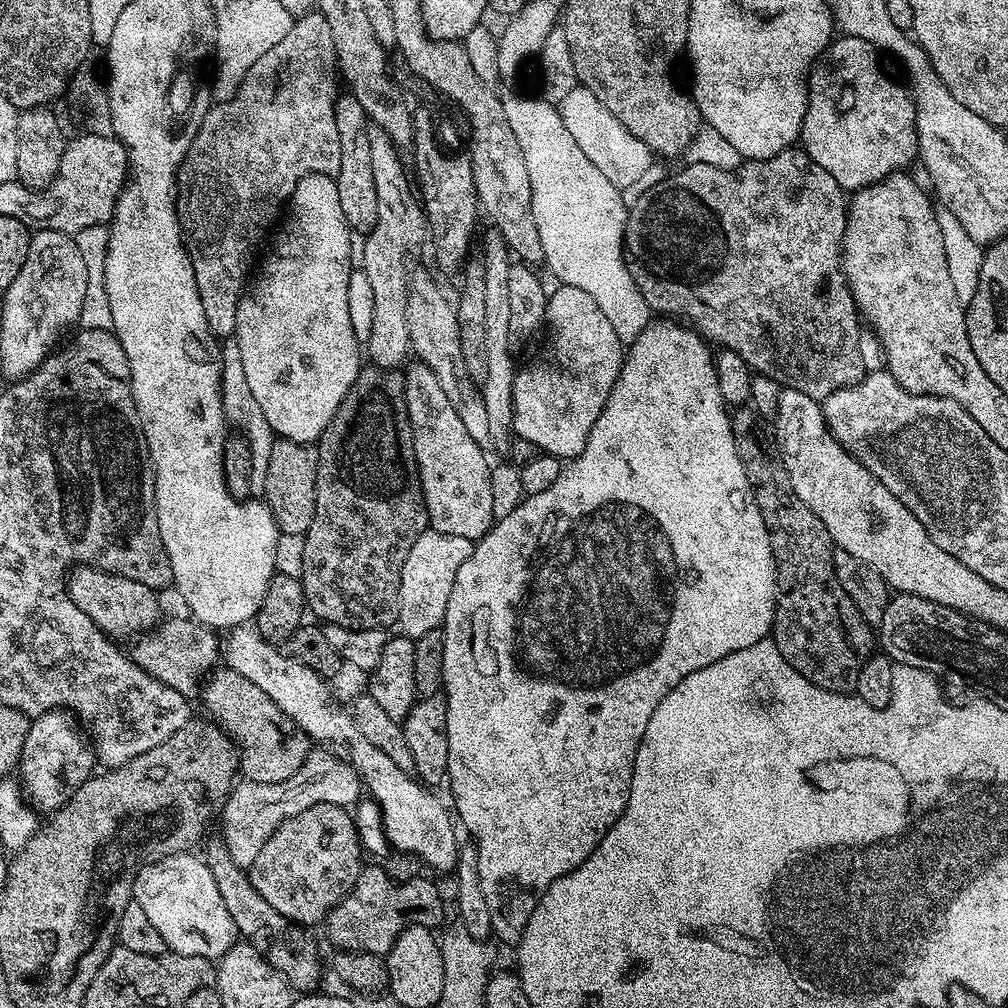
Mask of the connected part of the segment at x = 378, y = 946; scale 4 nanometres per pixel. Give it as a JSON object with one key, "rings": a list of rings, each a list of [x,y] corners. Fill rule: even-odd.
{"rings":[[[361,867],[360,877],[355,888],[344,896],[332,907],[326,917],[328,936],[333,940],[337,949],[346,951],[369,952],[380,957],[387,957],[388,951],[402,934],[402,930],[409,924],[420,924],[423,928],[439,929],[439,924],[444,920],[444,900],[440,892],[428,880],[415,878],[404,883],[397,883],[383,867]]]}

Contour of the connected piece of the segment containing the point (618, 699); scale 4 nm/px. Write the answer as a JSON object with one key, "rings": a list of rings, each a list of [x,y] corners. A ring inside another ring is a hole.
{"rings":[[[560,284],[560,285],[559,285],[559,286],[556,286],[556,289],[554,289],[554,290],[553,290],[553,289],[551,289],[551,292],[550,292],[550,295],[549,295],[549,297],[548,297],[548,305],[547,305],[547,306],[546,306],[546,314],[545,314],[545,315],[544,315],[544,319],[545,319],[545,321],[546,321],[546,332],[547,332],[547,328],[548,328],[548,345],[546,345],[546,346],[545,346],[545,348],[544,348],[544,353],[542,353],[542,354],[541,354],[541,356],[540,356],[540,357],[538,357],[538,358],[537,358],[537,360],[536,360],[536,361],[534,361],[534,362],[533,362],[533,364],[528,364],[528,365],[526,365],[526,366],[525,366],[525,368],[524,368],[524,365],[523,365],[523,367],[521,367],[521,368],[520,368],[520,369],[519,369],[519,371],[517,371],[517,374],[516,374],[516,377],[515,377],[515,378],[514,378],[514,394],[513,394],[513,395],[512,395],[512,401],[513,401],[513,402],[514,402],[514,422],[513,422],[513,423],[512,423],[512,430],[513,430],[513,433],[515,433],[515,435],[516,435],[516,436],[517,436],[517,437],[519,437],[519,436],[521,436],[521,438],[522,438],[522,439],[524,439],[524,440],[525,440],[525,442],[526,442],[526,443],[528,443],[528,444],[533,444],[533,446],[534,446],[534,447],[536,447],[536,450],[539,450],[539,451],[540,451],[540,452],[541,452],[541,453],[544,453],[544,454],[547,454],[547,455],[549,455],[549,456],[558,456],[558,457],[560,457],[560,459],[561,459],[561,461],[564,461],[564,462],[567,462],[567,463],[565,463],[565,464],[564,464],[564,465],[563,465],[563,467],[561,467],[561,470],[560,470],[560,473],[559,473],[559,474],[558,474],[558,478],[554,478],[554,482],[553,482],[553,483],[552,483],[552,484],[551,484],[551,486],[550,486],[550,487],[549,487],[549,488],[548,488],[548,489],[547,489],[547,490],[542,490],[542,494],[534,494],[534,495],[533,495],[533,496],[524,496],[524,497],[523,497],[523,499],[522,499],[522,501],[521,501],[521,502],[520,502],[520,504],[519,504],[519,505],[518,505],[518,506],[517,506],[517,508],[516,508],[516,509],[514,509],[514,510],[512,510],[512,511],[511,511],[511,513],[510,513],[510,514],[507,514],[507,515],[506,515],[506,516],[505,516],[505,517],[502,517],[502,518],[500,518],[500,519],[497,519],[497,521],[496,521],[496,523],[495,523],[495,524],[493,524],[493,525],[492,525],[492,529],[490,529],[490,530],[489,530],[489,532],[488,532],[488,533],[486,533],[486,535],[484,535],[484,537],[483,537],[483,538],[481,538],[481,540],[478,540],[478,541],[475,541],[475,544],[474,544],[474,547],[473,547],[473,549],[472,549],[472,553],[471,553],[471,554],[470,554],[470,558],[466,558],[466,562],[462,562],[462,567],[460,567],[460,568],[459,568],[459,569],[458,569],[458,578],[454,578],[454,590],[450,590],[450,602],[446,602],[446,614],[445,614],[445,615],[444,615],[444,623],[443,623],[443,625],[442,625],[442,631],[443,631],[443,640],[442,640],[442,664],[441,664],[441,682],[442,682],[442,692],[443,692],[443,696],[442,696],[442,699],[443,699],[443,701],[444,701],[444,705],[445,705],[445,706],[446,706],[446,742],[447,742],[447,743],[448,743],[448,778],[447,778],[447,781],[446,781],[446,784],[447,784],[447,787],[449,787],[449,786],[450,786],[450,787],[452,787],[452,800],[453,800],[453,801],[452,801],[452,800],[451,800],[451,803],[452,803],[452,804],[453,804],[453,805],[454,805],[454,812],[455,812],[455,815],[456,815],[456,816],[457,816],[457,817],[458,817],[458,820],[459,820],[459,823],[460,823],[460,824],[461,824],[461,825],[462,825],[462,828],[463,828],[463,824],[462,824],[462,823],[464,823],[464,828],[465,828],[465,830],[466,830],[466,831],[468,831],[468,832],[469,832],[469,834],[470,834],[470,835],[472,835],[472,836],[473,836],[473,838],[474,838],[474,839],[476,839],[476,841],[474,841],[474,847],[475,847],[475,849],[476,849],[476,853],[477,853],[477,854],[478,854],[478,878],[479,878],[479,879],[480,879],[480,881],[481,881],[481,882],[482,882],[482,895],[483,895],[483,896],[484,896],[484,897],[485,897],[485,898],[486,898],[486,910],[490,910],[490,922],[491,922],[491,923],[492,923],[492,936],[493,936],[493,937],[495,937],[495,939],[497,939],[497,938],[498,938],[498,939],[500,939],[500,940],[501,940],[501,942],[502,942],[502,943],[504,943],[504,944],[512,944],[512,945],[511,945],[511,946],[516,946],[516,945],[519,945],[519,943],[520,943],[520,939],[522,939],[522,937],[523,937],[523,936],[524,936],[524,931],[525,931],[525,930],[526,930],[526,922],[530,922],[530,914],[534,914],[534,910],[535,910],[535,909],[536,909],[536,904],[537,904],[537,903],[538,903],[538,902],[539,902],[539,900],[540,900],[540,899],[541,899],[541,898],[542,898],[542,894],[543,894],[543,893],[544,893],[544,891],[545,891],[545,890],[546,890],[546,889],[548,889],[548,887],[549,887],[549,886],[550,886],[550,885],[552,885],[552,883],[554,883],[554,881],[555,881],[555,880],[557,880],[557,879],[558,879],[558,878],[562,878],[562,877],[563,877],[563,876],[564,876],[564,875],[566,875],[566,874],[567,874],[567,873],[568,873],[568,872],[569,872],[569,871],[570,871],[570,870],[574,870],[574,869],[575,869],[575,868],[576,868],[576,867],[578,867],[578,865],[580,865],[580,863],[581,863],[581,862],[582,862],[582,861],[583,861],[583,860],[585,860],[585,859],[586,859],[586,858],[587,858],[587,857],[588,857],[588,856],[589,856],[589,855],[590,855],[590,853],[591,853],[591,852],[593,852],[593,851],[594,851],[594,849],[595,849],[595,848],[596,848],[596,847],[597,847],[597,846],[598,846],[598,842],[602,842],[602,838],[603,838],[603,837],[604,837],[604,835],[605,835],[605,834],[607,834],[607,833],[608,833],[608,832],[609,832],[609,830],[611,830],[611,829],[612,829],[612,823],[614,823],[614,821],[615,821],[615,820],[617,820],[617,819],[618,819],[618,817],[619,817],[619,816],[621,816],[621,814],[622,814],[622,813],[623,813],[623,812],[624,812],[624,807],[625,807],[625,806],[626,806],[626,802],[627,802],[627,801],[628,801],[628,791],[629,791],[629,790],[630,790],[630,782],[631,782],[631,781],[632,781],[632,771],[633,771],[633,770],[634,770],[634,758],[635,758],[635,757],[636,757],[636,751],[637,751],[637,750],[638,750],[638,746],[639,746],[639,745],[640,745],[640,739],[641,739],[641,738],[642,738],[642,734],[646,734],[646,722],[650,722],[650,714],[654,714],[654,710],[655,710],[655,709],[656,709],[656,707],[657,707],[657,706],[658,706],[658,702],[662,702],[662,698],[663,698],[663,697],[664,697],[664,696],[665,696],[665,694],[667,694],[667,693],[668,693],[668,692],[669,692],[669,691],[670,691],[670,690],[674,690],[674,686],[678,686],[678,682],[682,682],[682,678],[686,678],[686,674],[690,674],[690,673],[691,673],[691,672],[693,672],[693,671],[694,671],[694,670],[702,670],[702,666],[710,666],[710,662],[718,662],[718,658],[726,658],[726,654],[734,654],[734,653],[735,653],[735,652],[744,652],[744,651],[745,651],[745,650],[746,650],[746,646],[754,646],[754,645],[755,645],[755,644],[759,644],[759,643],[761,643],[761,641],[763,641],[763,640],[764,640],[764,639],[765,639],[765,637],[767,637],[767,636],[768,636],[768,635],[769,635],[769,633],[771,633],[771,631],[772,631],[772,619],[773,619],[773,618],[774,618],[774,614],[775,614],[775,613],[776,613],[776,563],[775,563],[775,562],[774,562],[774,554],[773,554],[773,553],[772,553],[772,543],[771,543],[771,542],[770,542],[770,534],[769,534],[769,533],[768,533],[768,531],[767,531],[767,530],[766,530],[766,526],[765,526],[765,525],[764,525],[764,523],[763,523],[763,522],[762,522],[762,514],[761,514],[761,513],[760,513],[760,511],[759,511],[759,510],[758,510],[758,506],[757,506],[757,505],[756,505],[756,494],[755,494],[755,491],[754,491],[754,489],[753,489],[753,486],[752,486],[752,484],[751,484],[751,483],[750,483],[750,482],[749,482],[749,481],[748,481],[748,475],[747,475],[747,474],[746,474],[746,470],[745,470],[745,469],[744,469],[744,467],[743,467],[743,466],[742,466],[742,458],[741,458],[741,457],[740,457],[740,455],[739,455],[739,454],[738,454],[738,450],[737,450],[737,449],[736,449],[736,439],[735,439],[735,438],[734,438],[734,434],[733,434],[733,433],[732,433],[732,417],[731,417],[731,415],[730,415],[730,408],[729,408],[729,405],[728,405],[728,404],[726,404],[726,403],[725,403],[725,401],[724,401],[724,398],[723,398],[723,396],[722,396],[722,392],[721,392],[721,391],[720,391],[720,390],[719,390],[719,380],[718,380],[718,374],[717,374],[717,373],[716,373],[716,366],[715,366],[715,363],[714,363],[714,352],[713,352],[713,349],[711,349],[711,350],[710,350],[710,349],[708,349],[708,347],[710,347],[710,344],[709,344],[709,341],[708,341],[708,340],[707,340],[707,339],[705,339],[705,337],[704,337],[704,336],[703,336],[703,335],[701,335],[701,333],[700,333],[700,332],[699,332],[699,331],[696,331],[696,330],[693,330],[693,329],[692,329],[692,328],[691,328],[691,327],[688,327],[688,326],[685,326],[685,325],[684,325],[684,324],[683,324],[683,323],[680,323],[680,322],[677,322],[677,321],[676,321],[676,320],[675,320],[675,319],[672,319],[672,318],[656,318],[656,319],[653,319],[653,320],[652,320],[652,321],[651,321],[651,322],[649,322],[649,323],[648,323],[648,325],[647,325],[647,326],[646,326],[646,330],[642,330],[642,334],[638,334],[638,338],[637,338],[637,339],[636,339],[636,340],[634,340],[634,341],[631,341],[631,343],[629,343],[629,344],[628,344],[628,345],[627,345],[627,348],[628,348],[628,357],[626,357],[626,358],[625,358],[625,360],[624,360],[624,352],[623,352],[623,350],[622,350],[622,349],[620,349],[620,348],[623,348],[623,347],[622,347],[622,342],[621,342],[621,341],[620,341],[620,339],[619,339],[619,338],[618,338],[618,334],[614,334],[614,326],[610,326],[610,322],[609,322],[609,321],[608,321],[608,320],[607,320],[607,319],[606,319],[606,314],[602,314],[602,310],[601,310],[601,309],[600,309],[600,307],[599,307],[599,306],[598,306],[598,302],[594,302],[594,298],[590,298],[590,294],[586,294],[586,290],[578,290],[578,286],[570,286],[570,285],[569,285],[569,284]]]}

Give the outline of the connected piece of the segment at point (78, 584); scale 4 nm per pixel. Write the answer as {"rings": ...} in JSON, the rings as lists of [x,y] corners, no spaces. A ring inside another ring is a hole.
{"rings":[[[76,566],[69,571],[66,583],[68,599],[109,637],[135,637],[142,626],[155,625],[161,619],[160,604],[156,601],[157,593],[150,586],[142,586],[142,582],[134,582],[134,578],[119,576],[101,568]]]}

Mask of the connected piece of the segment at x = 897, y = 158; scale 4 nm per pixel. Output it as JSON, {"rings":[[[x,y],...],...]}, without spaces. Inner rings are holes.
{"rings":[[[840,34],[816,59],[806,81],[808,105],[804,108],[799,143],[804,153],[814,158],[814,162],[818,162],[822,170],[827,170],[834,182],[845,190],[865,188],[885,180],[893,172],[907,169],[907,164],[918,156],[915,103],[903,83],[900,85],[884,73],[884,64],[880,59],[881,53],[870,42]]]}

